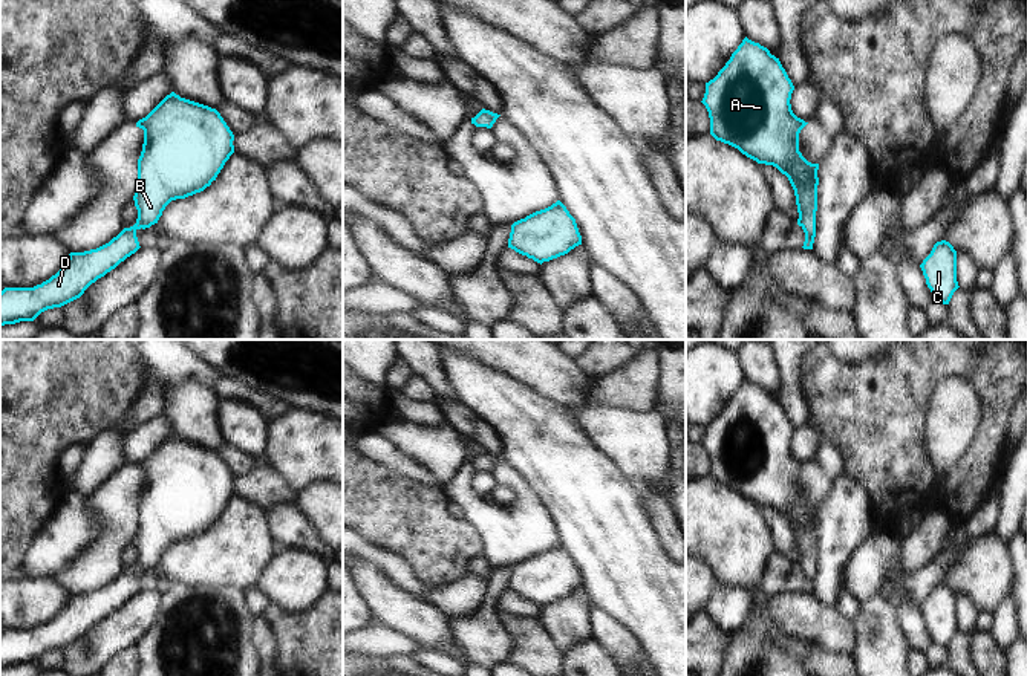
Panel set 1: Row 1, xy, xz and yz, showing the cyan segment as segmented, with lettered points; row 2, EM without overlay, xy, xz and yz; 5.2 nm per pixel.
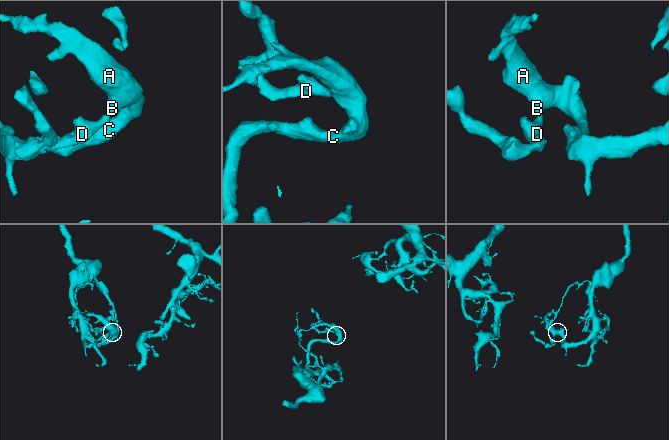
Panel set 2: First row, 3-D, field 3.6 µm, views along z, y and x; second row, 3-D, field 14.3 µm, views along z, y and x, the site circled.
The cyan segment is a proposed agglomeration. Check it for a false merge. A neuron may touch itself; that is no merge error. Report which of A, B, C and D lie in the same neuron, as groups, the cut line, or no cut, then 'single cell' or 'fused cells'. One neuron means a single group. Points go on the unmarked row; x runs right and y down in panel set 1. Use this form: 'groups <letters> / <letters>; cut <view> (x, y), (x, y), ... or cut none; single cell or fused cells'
groups A B C D; cut none; single cell

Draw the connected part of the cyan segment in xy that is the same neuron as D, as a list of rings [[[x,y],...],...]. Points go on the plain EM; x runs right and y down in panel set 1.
[[[174,434],[136,470],[144,473],[133,538],[136,566],[96,592],[70,595],[66,607],[41,627],[5,630],[0,635],[0,668],[34,664],[41,655],[80,641],[92,626],[141,590],[138,572],[158,566],[171,543],[210,529],[234,496],[234,477],[220,456]]]

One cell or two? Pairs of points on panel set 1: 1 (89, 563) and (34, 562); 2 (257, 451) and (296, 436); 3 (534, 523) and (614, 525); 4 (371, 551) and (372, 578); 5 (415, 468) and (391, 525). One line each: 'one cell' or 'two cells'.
1: two cells
2: two cells
3: two cells
4: two cells
5: two cells

